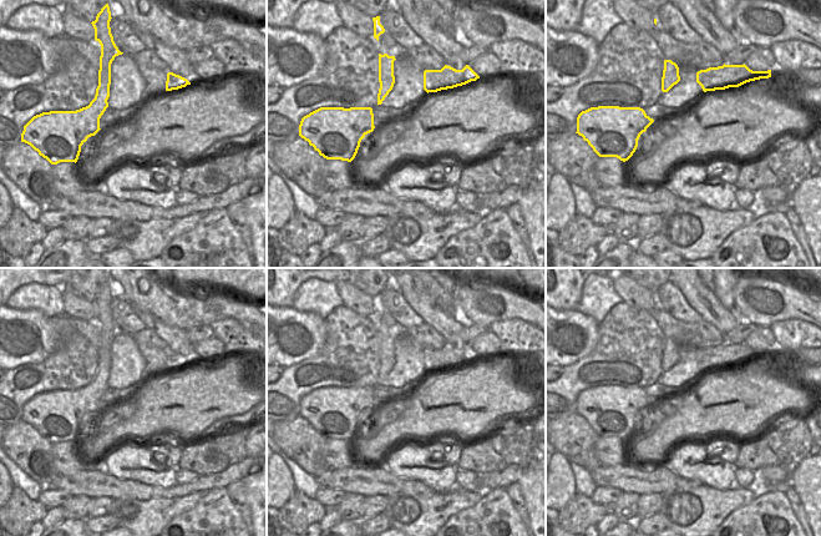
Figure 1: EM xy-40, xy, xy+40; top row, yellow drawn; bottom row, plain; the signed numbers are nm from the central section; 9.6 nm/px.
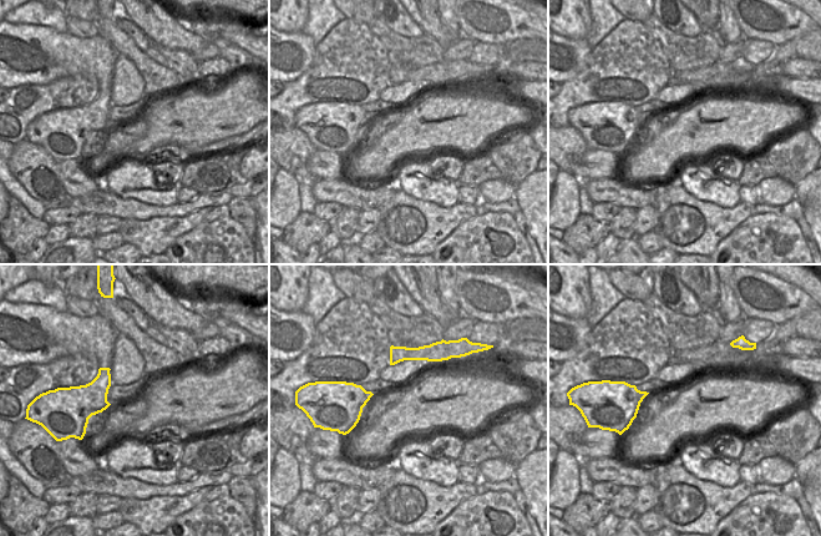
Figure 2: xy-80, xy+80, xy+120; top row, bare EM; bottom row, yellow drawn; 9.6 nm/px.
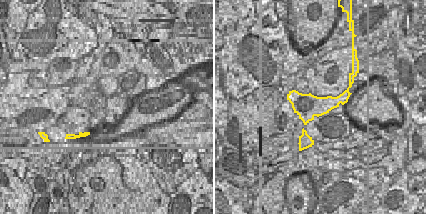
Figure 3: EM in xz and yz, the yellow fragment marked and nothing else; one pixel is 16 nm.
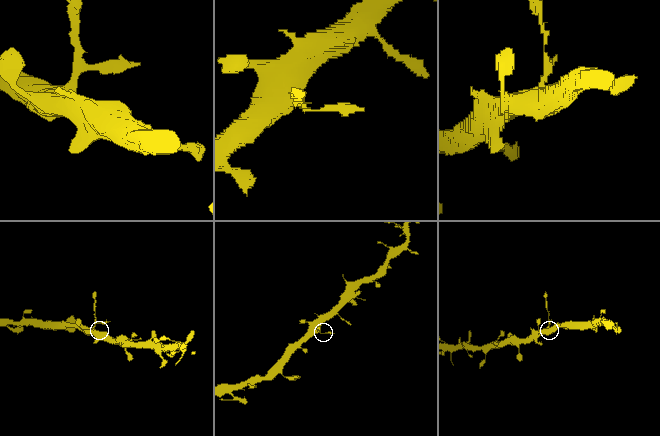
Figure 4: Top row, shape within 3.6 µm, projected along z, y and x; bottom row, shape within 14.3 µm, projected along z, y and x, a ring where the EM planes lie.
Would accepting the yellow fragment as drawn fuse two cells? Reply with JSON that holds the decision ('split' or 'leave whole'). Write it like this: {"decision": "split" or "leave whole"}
{"decision": "split"}

